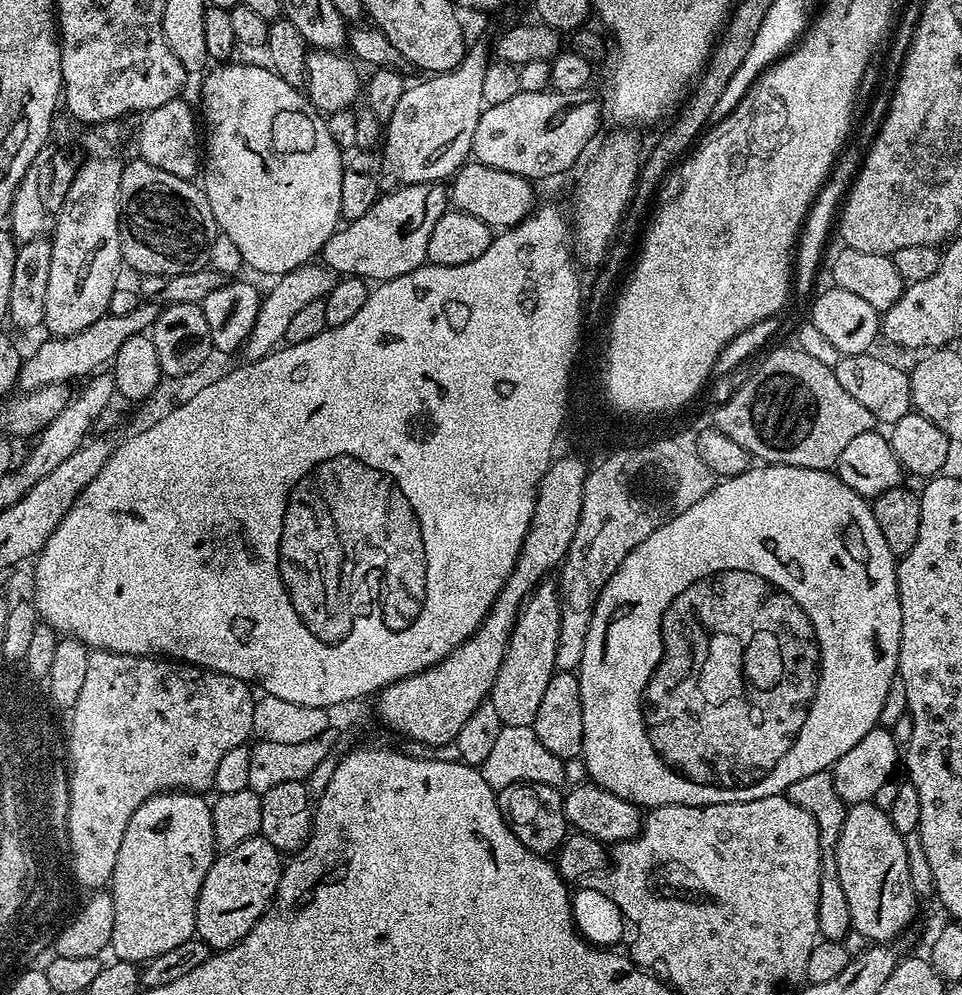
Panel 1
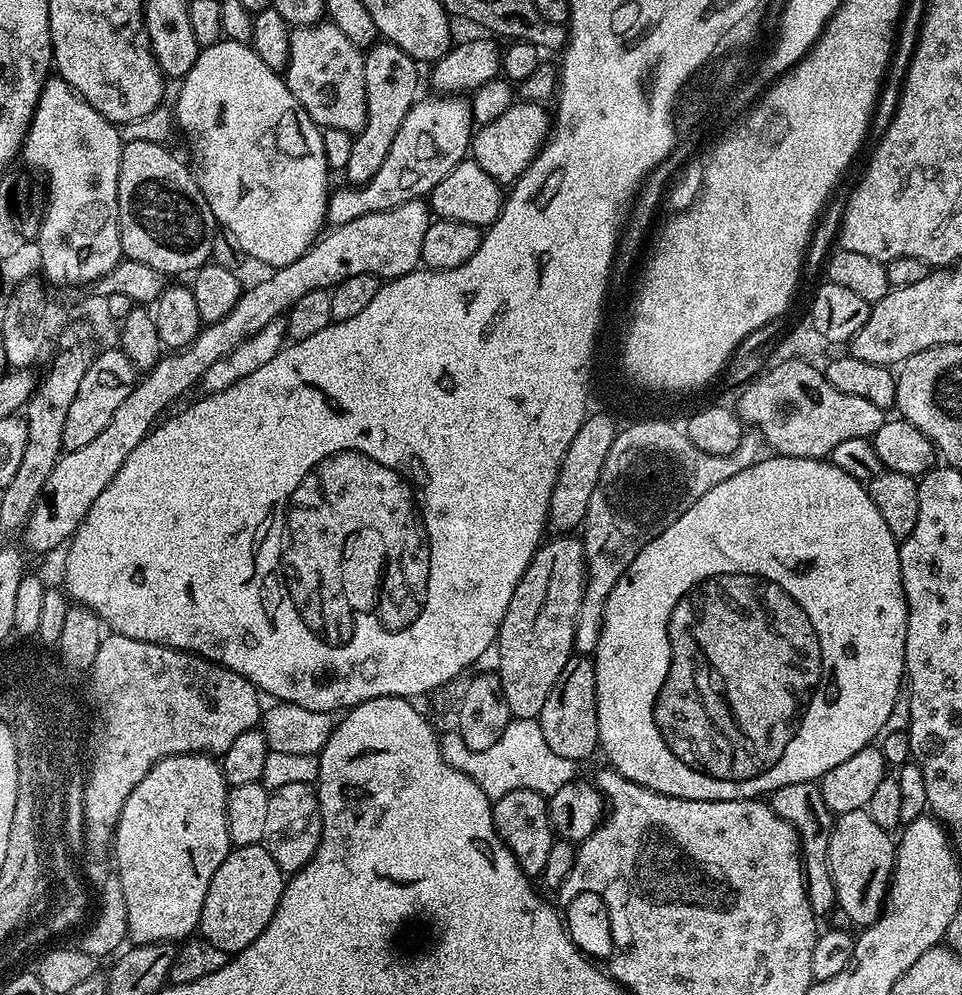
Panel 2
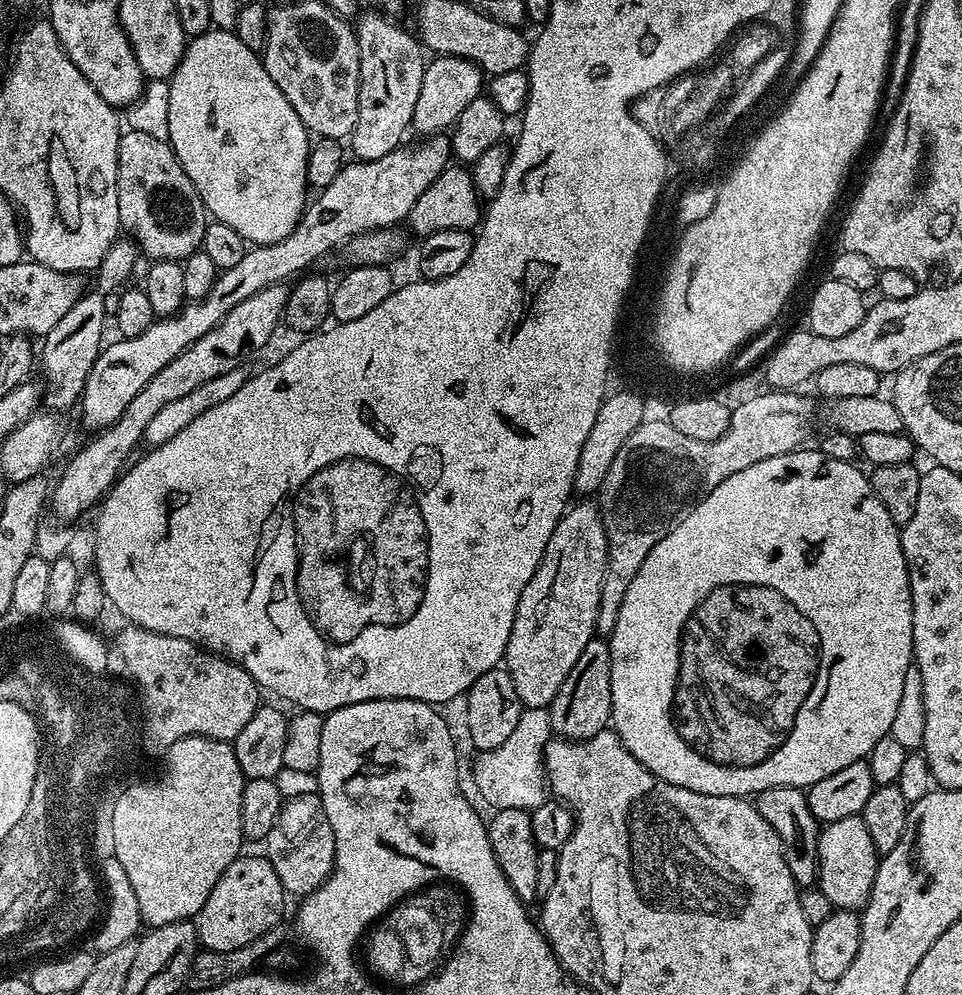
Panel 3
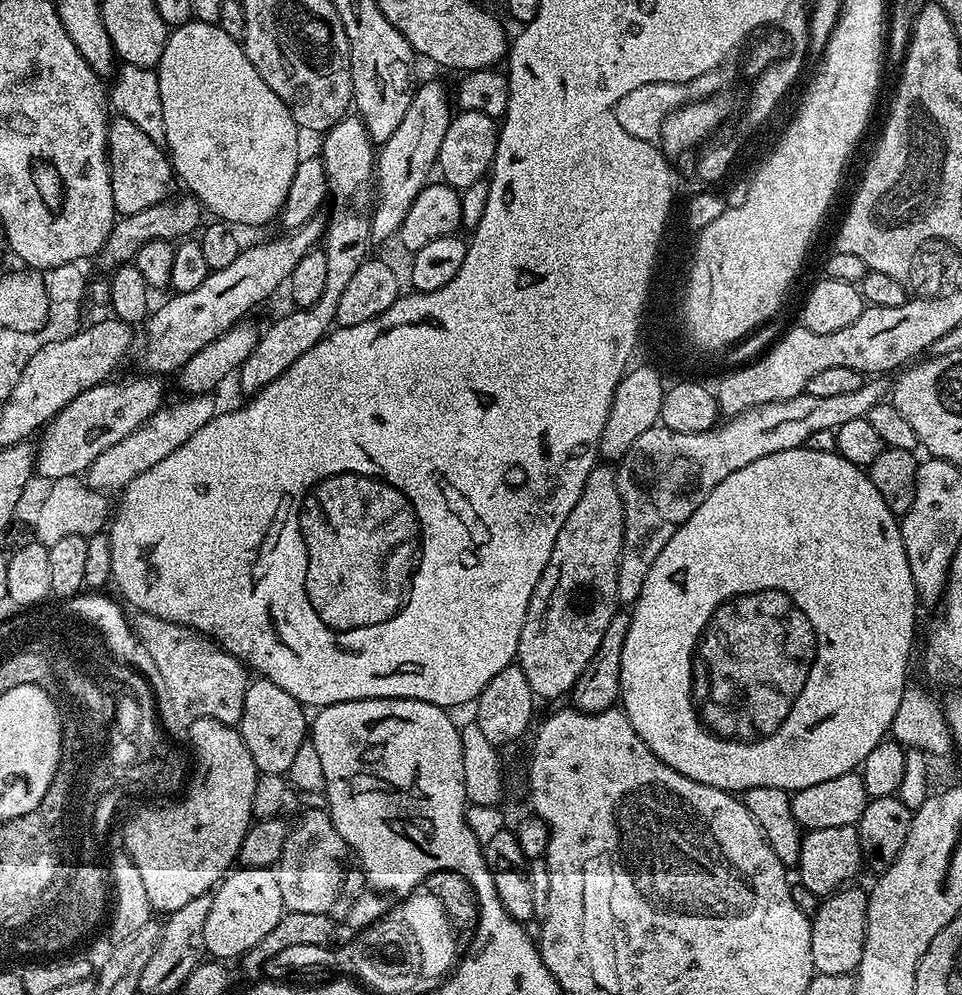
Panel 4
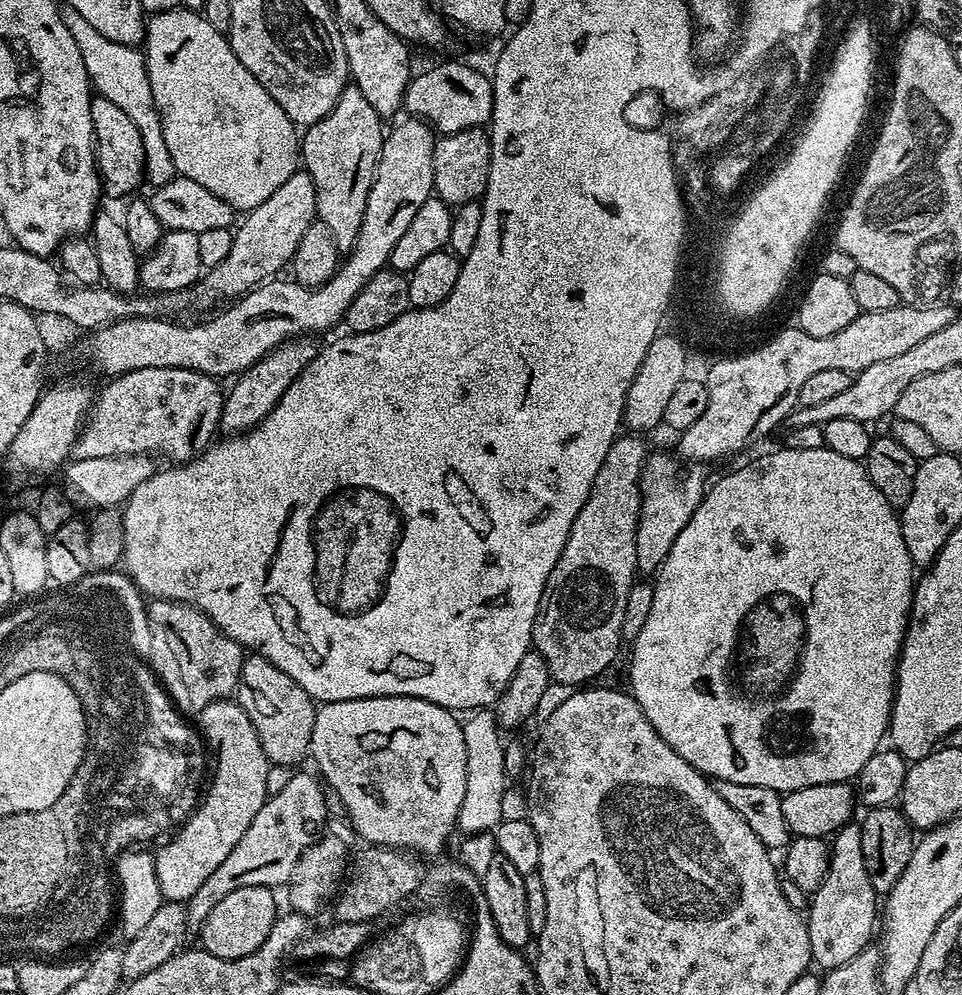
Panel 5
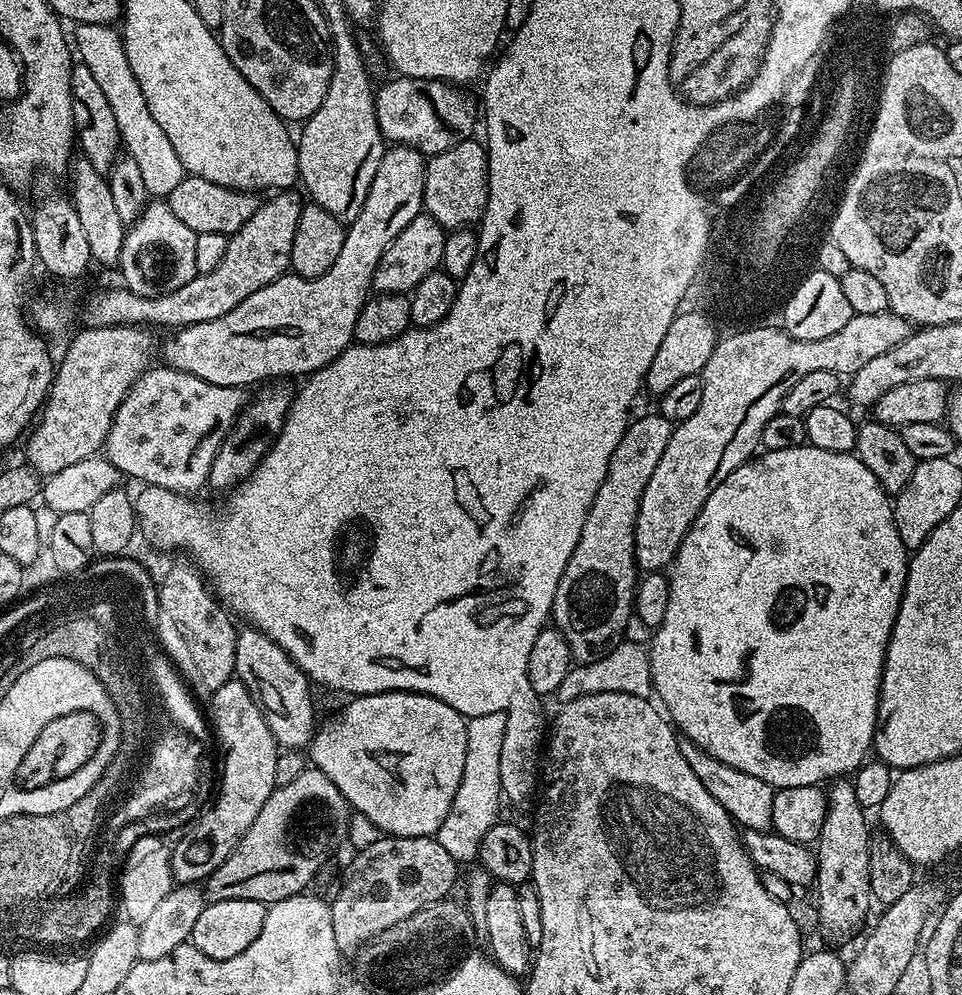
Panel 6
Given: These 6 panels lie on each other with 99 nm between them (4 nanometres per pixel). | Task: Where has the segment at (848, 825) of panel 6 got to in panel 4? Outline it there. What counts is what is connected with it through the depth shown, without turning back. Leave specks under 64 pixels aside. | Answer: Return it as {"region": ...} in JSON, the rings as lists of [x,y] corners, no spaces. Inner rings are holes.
{"region":[[[845,886],[820,901],[820,909],[811,917],[810,954],[819,974],[852,976],[862,962],[868,925],[868,892],[857,886]]]}

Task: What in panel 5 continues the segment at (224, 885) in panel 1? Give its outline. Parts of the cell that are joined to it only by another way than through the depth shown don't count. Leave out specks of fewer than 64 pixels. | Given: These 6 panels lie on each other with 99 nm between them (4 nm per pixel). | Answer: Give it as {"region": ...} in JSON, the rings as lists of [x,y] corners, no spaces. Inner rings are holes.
{"region":[[[242,886],[242,890],[234,890],[234,894],[226,894],[198,929],[199,943],[204,951],[214,954],[214,958],[246,958],[246,954],[254,954],[262,942],[270,934],[274,926],[278,909],[276,909],[277,893],[266,886]]]}

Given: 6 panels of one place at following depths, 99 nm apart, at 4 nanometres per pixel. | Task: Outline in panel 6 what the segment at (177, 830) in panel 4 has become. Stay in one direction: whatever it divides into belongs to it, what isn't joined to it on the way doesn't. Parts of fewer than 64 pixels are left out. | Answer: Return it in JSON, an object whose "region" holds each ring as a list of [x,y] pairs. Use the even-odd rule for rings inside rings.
{"region":[[[231,679],[226,682],[226,686],[222,686],[219,690],[214,690],[214,694],[210,698],[212,704],[212,716],[210,714],[210,728],[214,733],[214,740],[220,743],[220,748],[224,751],[224,773],[220,776],[220,793],[216,796],[216,801],[211,804],[207,810],[200,812],[198,819],[185,831],[184,837],[172,848],[172,878],[176,884],[195,884],[207,881],[210,874],[214,874],[214,870],[218,870],[218,866],[222,866],[222,862],[226,862],[226,858],[230,858],[230,854],[238,846],[238,842],[246,834],[246,830],[250,830],[250,826],[254,822],[254,818],[258,818],[258,814],[262,811],[262,806],[266,806],[266,798],[270,798],[270,794],[275,790],[276,783],[274,782],[274,762],[278,755],[278,745],[274,734],[270,734],[270,726],[266,726],[266,718],[262,718],[262,714],[258,710],[258,706],[254,702],[254,698],[250,698],[250,690],[246,690],[246,686],[238,679]]]}

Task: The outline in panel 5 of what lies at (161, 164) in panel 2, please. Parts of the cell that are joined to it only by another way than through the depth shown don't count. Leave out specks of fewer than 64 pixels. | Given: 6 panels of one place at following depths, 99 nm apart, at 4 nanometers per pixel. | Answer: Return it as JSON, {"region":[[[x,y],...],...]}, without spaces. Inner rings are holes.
{"region":[[[99,94],[92,97],[90,122],[92,123],[92,139],[96,154],[96,170],[100,173],[103,195],[105,197],[131,197],[135,193],[132,191],[139,184],[145,183],[142,134],[138,134],[138,126],[134,126],[132,119],[120,107],[114,106],[114,102],[110,102],[110,98]]]}

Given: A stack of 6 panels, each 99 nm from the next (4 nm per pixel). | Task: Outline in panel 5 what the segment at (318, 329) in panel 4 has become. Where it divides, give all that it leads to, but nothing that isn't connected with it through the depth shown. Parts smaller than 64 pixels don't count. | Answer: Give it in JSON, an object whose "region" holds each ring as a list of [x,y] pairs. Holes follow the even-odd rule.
{"region":[[[349,86],[342,90],[339,102],[334,106],[334,110],[330,110],[330,114],[326,114],[318,122],[307,125],[303,129],[302,139],[300,142],[300,158],[302,161],[303,171],[310,174],[310,178],[314,180],[314,190],[316,191],[316,214],[323,224],[329,228],[330,234],[334,234],[334,246],[338,246],[341,254],[347,254],[356,244],[358,238],[358,230],[362,230],[362,218],[366,214],[366,198],[370,194],[370,186],[372,179],[376,173],[376,163],[380,157],[380,151],[384,145],[384,138],[386,135],[386,128],[383,128],[382,117],[376,113],[374,106],[370,106],[370,102],[366,102],[366,98],[362,98],[362,90],[358,90],[354,86]],[[312,338],[287,340],[235,377],[231,381],[232,389],[227,389],[224,398],[219,431],[224,434],[243,434],[251,428],[257,428],[270,414],[270,410],[274,410],[282,394],[290,390],[294,378],[298,378],[298,374],[302,374],[302,370],[310,366],[312,359],[320,353],[321,345],[314,341]]]}

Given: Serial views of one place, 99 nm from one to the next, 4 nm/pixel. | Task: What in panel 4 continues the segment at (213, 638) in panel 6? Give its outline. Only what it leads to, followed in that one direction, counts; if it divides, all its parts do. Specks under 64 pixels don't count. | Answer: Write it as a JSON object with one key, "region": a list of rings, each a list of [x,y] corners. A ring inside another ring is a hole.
{"region":[[[136,612],[130,621],[132,631],[140,628],[140,636],[144,636],[144,644],[148,644],[152,660],[156,660],[156,686],[152,692],[164,732],[187,733],[188,728],[198,722],[198,718],[214,718],[223,724],[239,725],[250,672],[237,656],[232,656],[201,632],[166,622],[149,612]]]}

